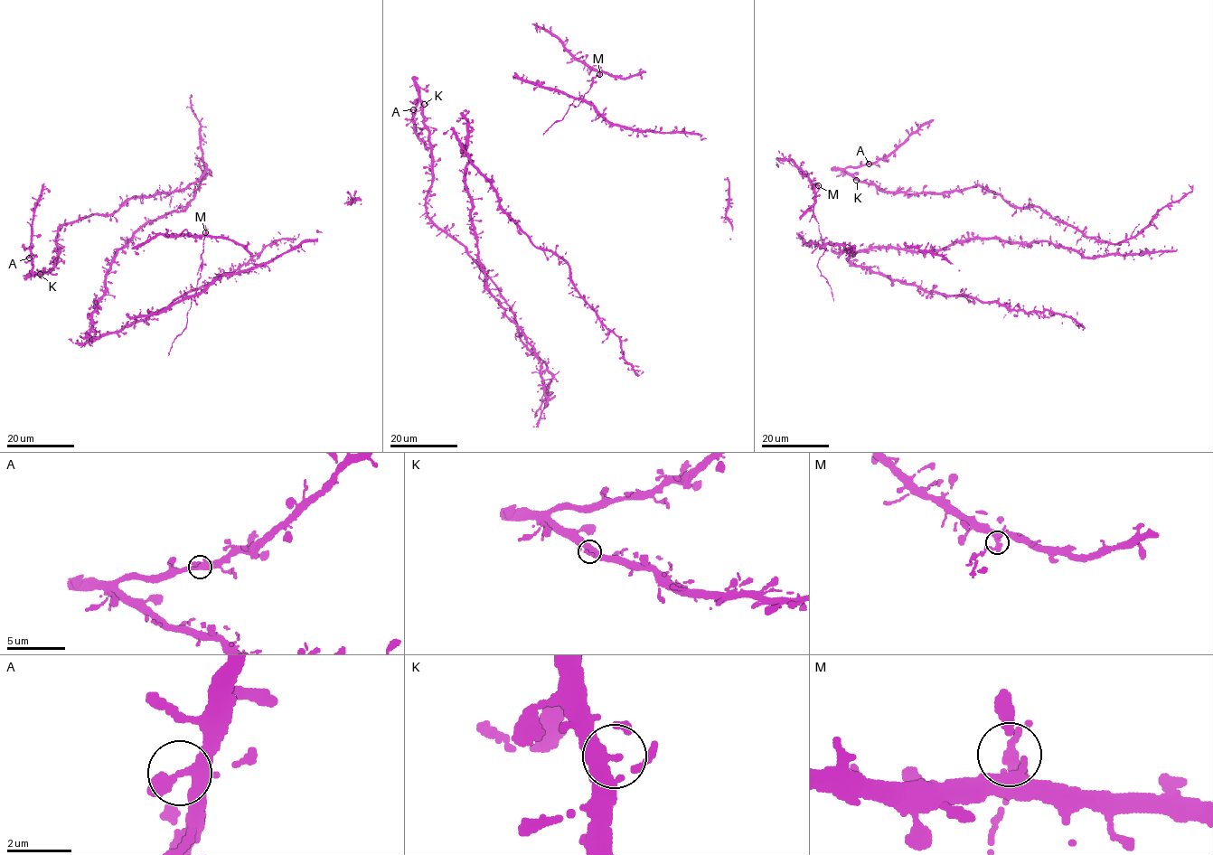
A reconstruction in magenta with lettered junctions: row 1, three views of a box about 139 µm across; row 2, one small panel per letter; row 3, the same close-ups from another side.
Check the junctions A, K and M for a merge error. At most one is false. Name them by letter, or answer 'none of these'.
none of these

